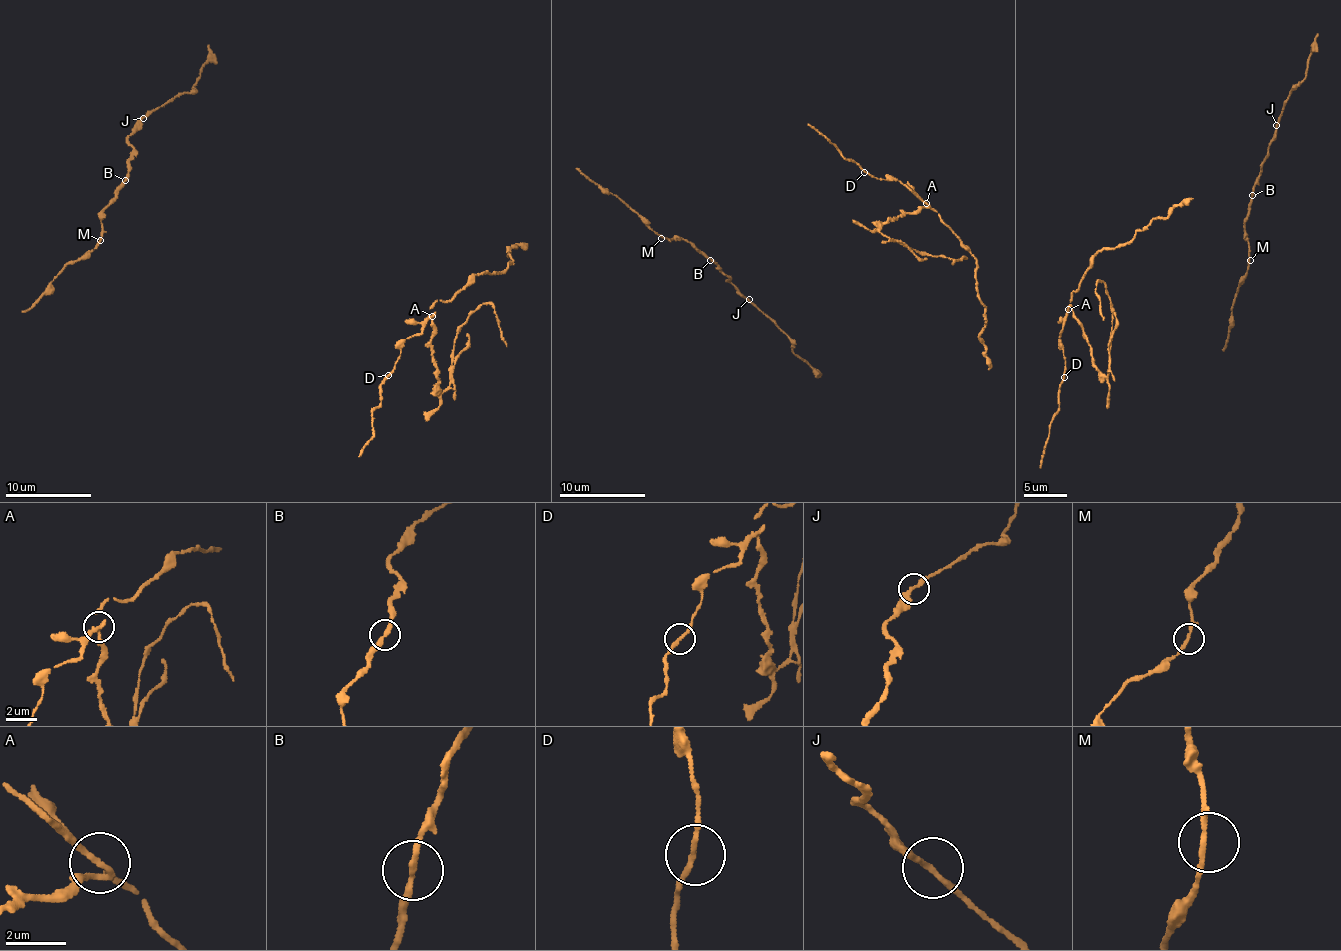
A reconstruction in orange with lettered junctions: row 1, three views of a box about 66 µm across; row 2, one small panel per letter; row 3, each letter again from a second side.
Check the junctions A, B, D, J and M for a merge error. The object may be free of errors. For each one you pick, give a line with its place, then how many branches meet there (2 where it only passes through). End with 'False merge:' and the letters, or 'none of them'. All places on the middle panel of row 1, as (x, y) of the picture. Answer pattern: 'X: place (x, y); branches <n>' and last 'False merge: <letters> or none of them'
A: place (926, 203); branches 3
False merge: A

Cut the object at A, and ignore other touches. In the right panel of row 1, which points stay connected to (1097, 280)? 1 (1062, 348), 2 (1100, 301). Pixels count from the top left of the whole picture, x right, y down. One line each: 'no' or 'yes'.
1: no
2: yes

